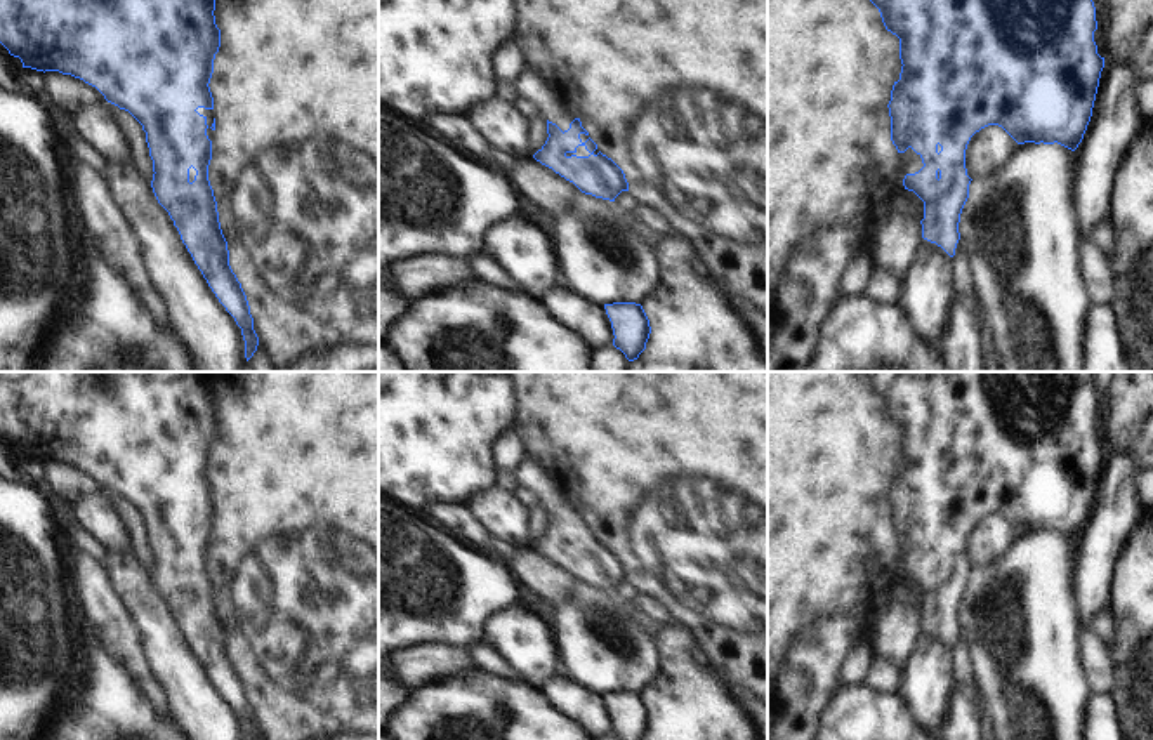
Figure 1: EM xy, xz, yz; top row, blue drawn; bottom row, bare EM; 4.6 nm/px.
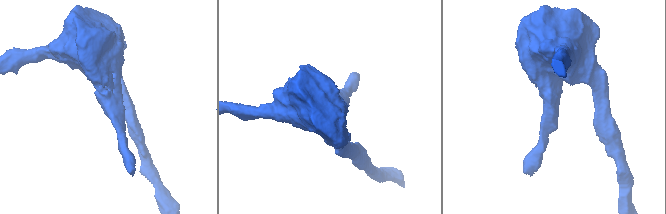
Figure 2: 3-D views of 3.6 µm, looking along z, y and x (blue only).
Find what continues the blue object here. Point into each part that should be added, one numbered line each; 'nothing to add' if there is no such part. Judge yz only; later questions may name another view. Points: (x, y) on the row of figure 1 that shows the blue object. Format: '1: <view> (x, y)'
1: yz (910, 162)

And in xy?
1: xy (209, 113)

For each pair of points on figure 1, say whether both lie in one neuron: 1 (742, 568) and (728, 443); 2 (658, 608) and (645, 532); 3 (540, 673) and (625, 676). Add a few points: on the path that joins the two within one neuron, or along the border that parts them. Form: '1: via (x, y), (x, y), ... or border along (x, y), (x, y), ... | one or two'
1: via (742, 537), (742, 475) | one
2: border along (638, 593), (658, 598), (679, 621) | two
3: border along (554, 631), (560, 641), (563, 671) | two

